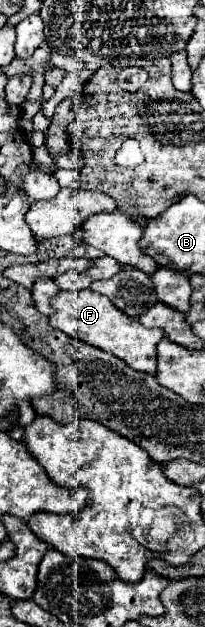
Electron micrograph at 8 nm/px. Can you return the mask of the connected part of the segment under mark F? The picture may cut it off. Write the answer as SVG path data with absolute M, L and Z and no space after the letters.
M62 290L54 300L54 316L50 316L50 324L86 344L102 348L116 358L124 360L130 368L156 374L156 346L162 340L162 330L158 328L144 328L136 318L128 318L122 314L106 296L96 294L92 290Z

